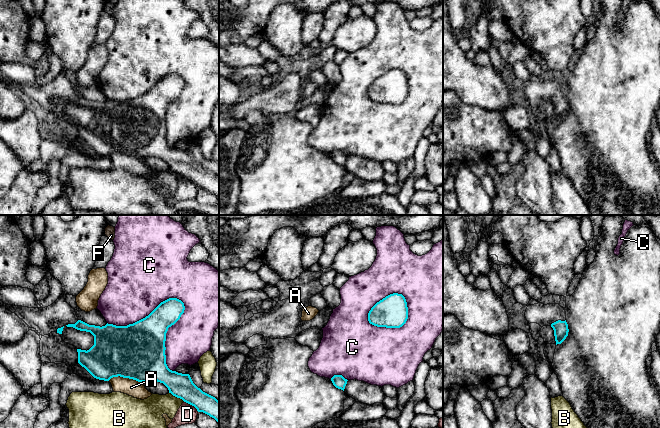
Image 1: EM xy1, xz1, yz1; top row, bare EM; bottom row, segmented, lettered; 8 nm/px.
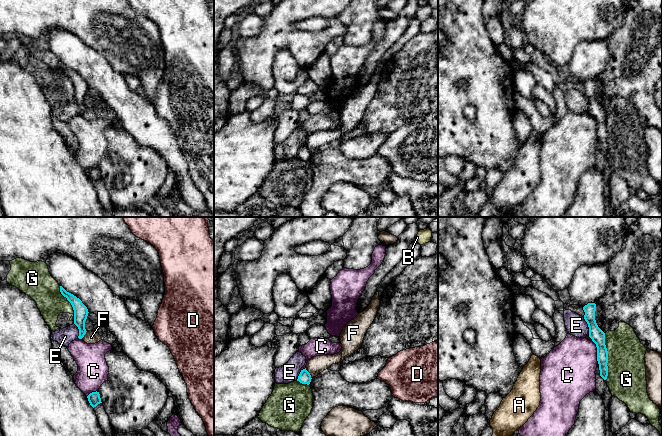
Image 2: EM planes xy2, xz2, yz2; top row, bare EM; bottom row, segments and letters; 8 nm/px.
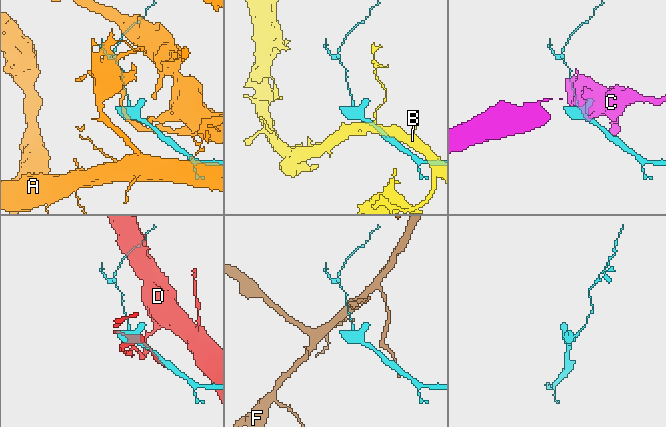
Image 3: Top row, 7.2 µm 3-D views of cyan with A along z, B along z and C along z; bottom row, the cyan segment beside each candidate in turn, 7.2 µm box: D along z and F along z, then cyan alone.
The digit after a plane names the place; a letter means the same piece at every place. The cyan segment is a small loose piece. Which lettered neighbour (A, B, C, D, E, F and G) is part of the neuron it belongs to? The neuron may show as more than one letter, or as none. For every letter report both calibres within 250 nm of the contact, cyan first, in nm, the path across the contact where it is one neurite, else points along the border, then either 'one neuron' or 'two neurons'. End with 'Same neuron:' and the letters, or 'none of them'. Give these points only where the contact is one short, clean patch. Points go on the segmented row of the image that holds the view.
A: 440/130 nm | two neurons
B: 190/200 nm | along xy1 (169, 392), (184, 401) | two neurons
C: 200/460 nm | two neurons
D: 190/160 nm | along xy1 (184, 401), (191, 404), (198, 411) | two neurons
E: 110/160 nm | along yz2 (583, 317), (589, 334) | two neurons
F: 100/140 nm | along xz2 (305, 368), (311, 378) | two neurons
G: 110/320 nm | two neurons
Same neuron: none of them

